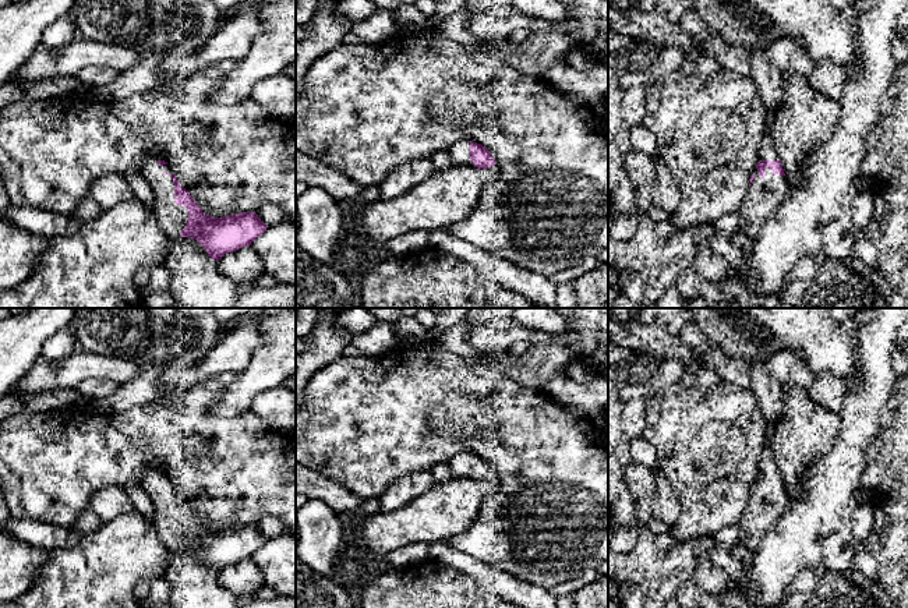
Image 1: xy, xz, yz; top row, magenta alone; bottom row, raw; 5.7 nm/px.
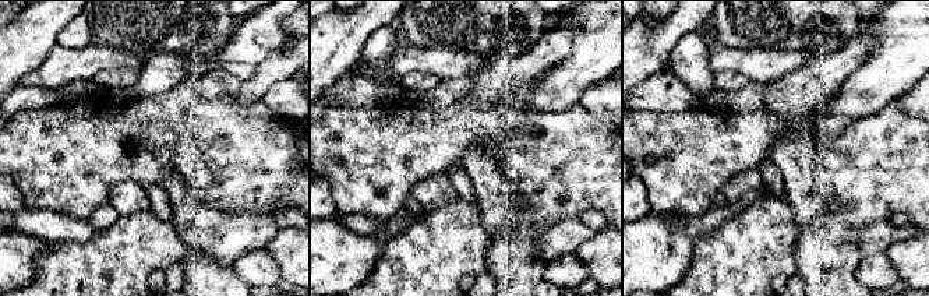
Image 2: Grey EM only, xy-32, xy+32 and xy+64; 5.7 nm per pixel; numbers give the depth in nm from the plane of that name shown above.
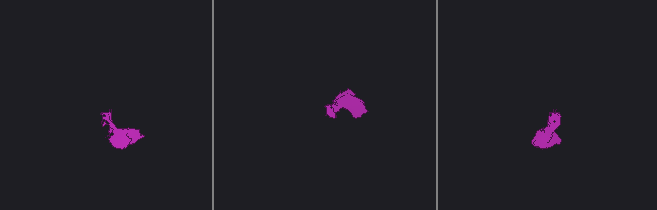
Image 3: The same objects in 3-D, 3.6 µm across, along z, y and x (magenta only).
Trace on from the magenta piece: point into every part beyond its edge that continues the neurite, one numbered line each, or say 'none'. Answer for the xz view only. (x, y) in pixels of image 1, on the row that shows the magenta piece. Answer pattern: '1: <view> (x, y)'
1: xz (459, 152)

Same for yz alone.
1: yz (765, 194)

